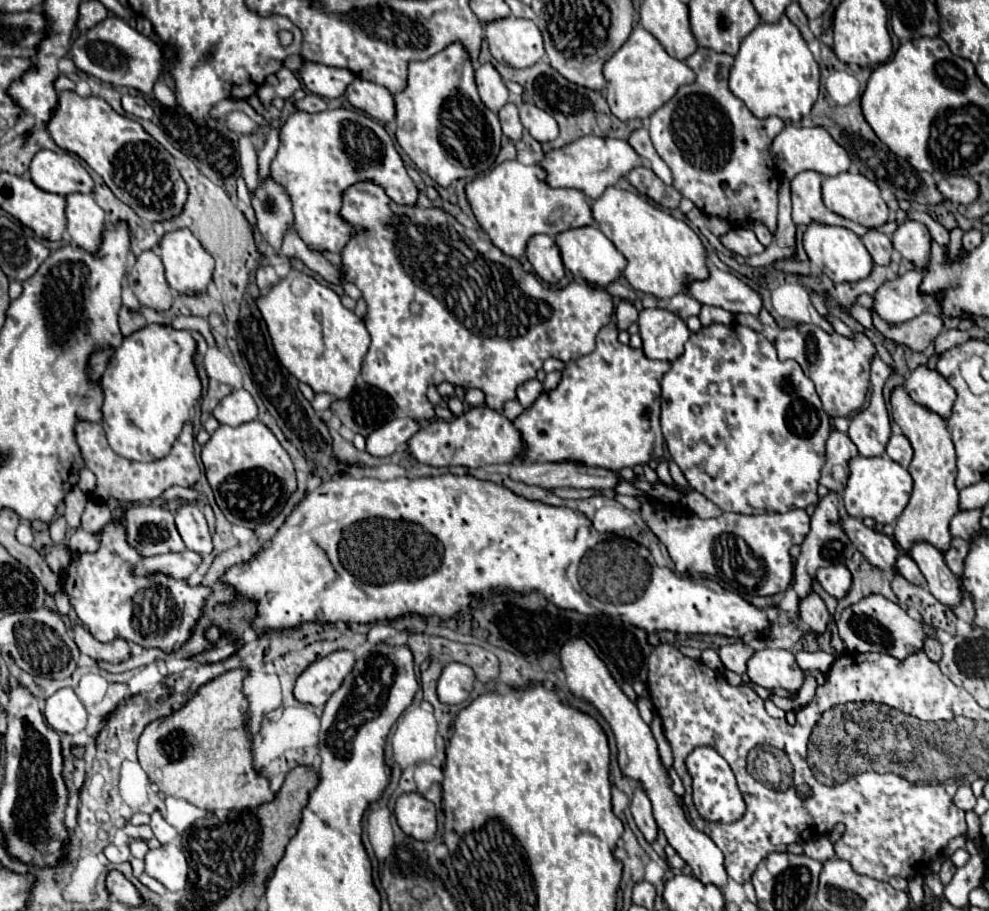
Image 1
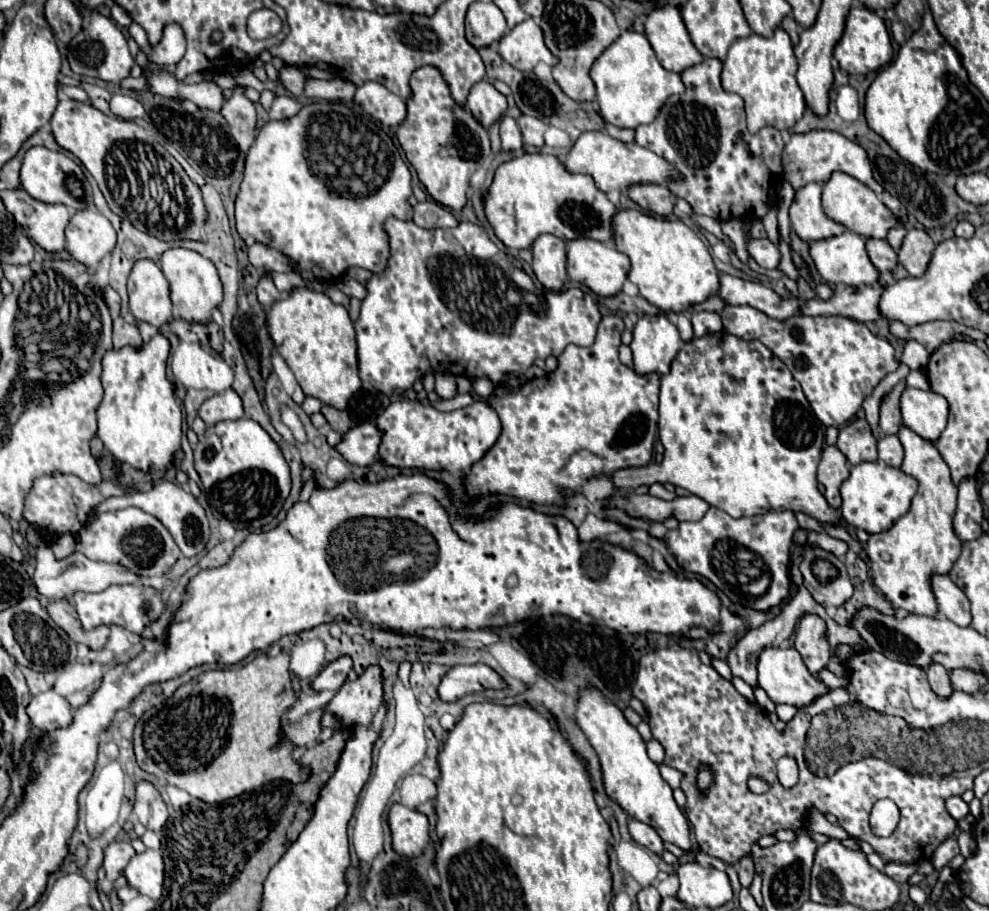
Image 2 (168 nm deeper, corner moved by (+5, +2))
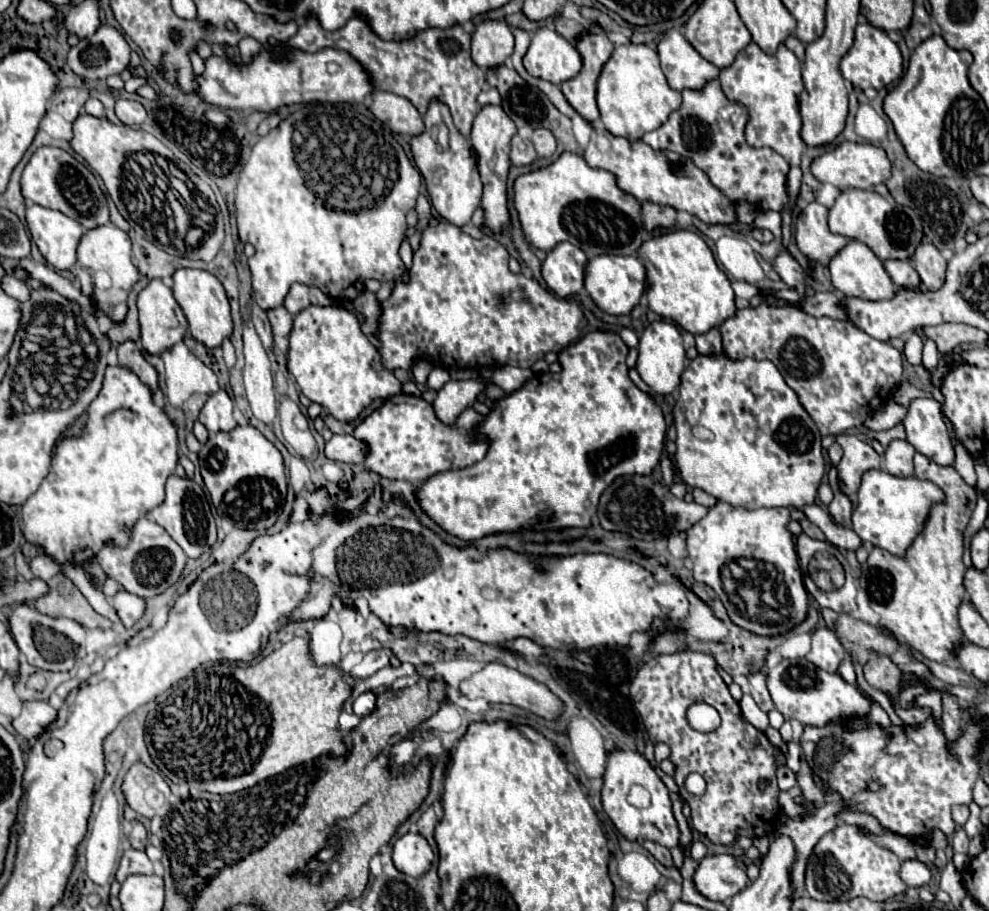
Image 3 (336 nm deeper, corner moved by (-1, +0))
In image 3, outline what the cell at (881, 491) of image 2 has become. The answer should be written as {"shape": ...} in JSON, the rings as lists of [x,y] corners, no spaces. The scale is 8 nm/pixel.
{"shape":[[[870,470],[862,476],[858,488],[858,504],[852,512],[854,532],[872,546],[880,546],[896,556],[904,556],[914,536],[922,530],[930,506],[942,498],[942,490],[932,482],[918,480],[914,476],[898,478],[886,470]]]}

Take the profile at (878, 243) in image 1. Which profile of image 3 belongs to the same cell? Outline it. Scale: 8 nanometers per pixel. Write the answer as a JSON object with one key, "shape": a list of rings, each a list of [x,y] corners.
{"shape":[[[884,260],[884,268],[898,288],[916,288],[920,284],[920,276],[904,260]]]}

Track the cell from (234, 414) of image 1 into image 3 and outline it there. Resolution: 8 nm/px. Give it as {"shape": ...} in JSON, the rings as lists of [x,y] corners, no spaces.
{"shape":[[[224,390],[212,394],[200,412],[200,422],[208,428],[210,434],[232,430],[236,426],[232,398]]]}

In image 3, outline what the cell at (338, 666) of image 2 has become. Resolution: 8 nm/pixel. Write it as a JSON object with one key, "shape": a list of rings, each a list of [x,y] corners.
{"shape":[[[372,650],[364,656],[364,660],[360,664],[356,664],[352,670],[350,670],[350,676],[354,680],[364,680],[368,676],[372,676],[374,672],[378,672],[380,668],[386,668],[390,666],[390,656],[392,652],[390,650]]]}

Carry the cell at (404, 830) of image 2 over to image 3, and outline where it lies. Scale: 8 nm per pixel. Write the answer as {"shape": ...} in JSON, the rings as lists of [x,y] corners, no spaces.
{"shape":[[[406,832],[394,842],[392,860],[398,870],[410,876],[422,876],[430,868],[434,852],[420,832]]]}

